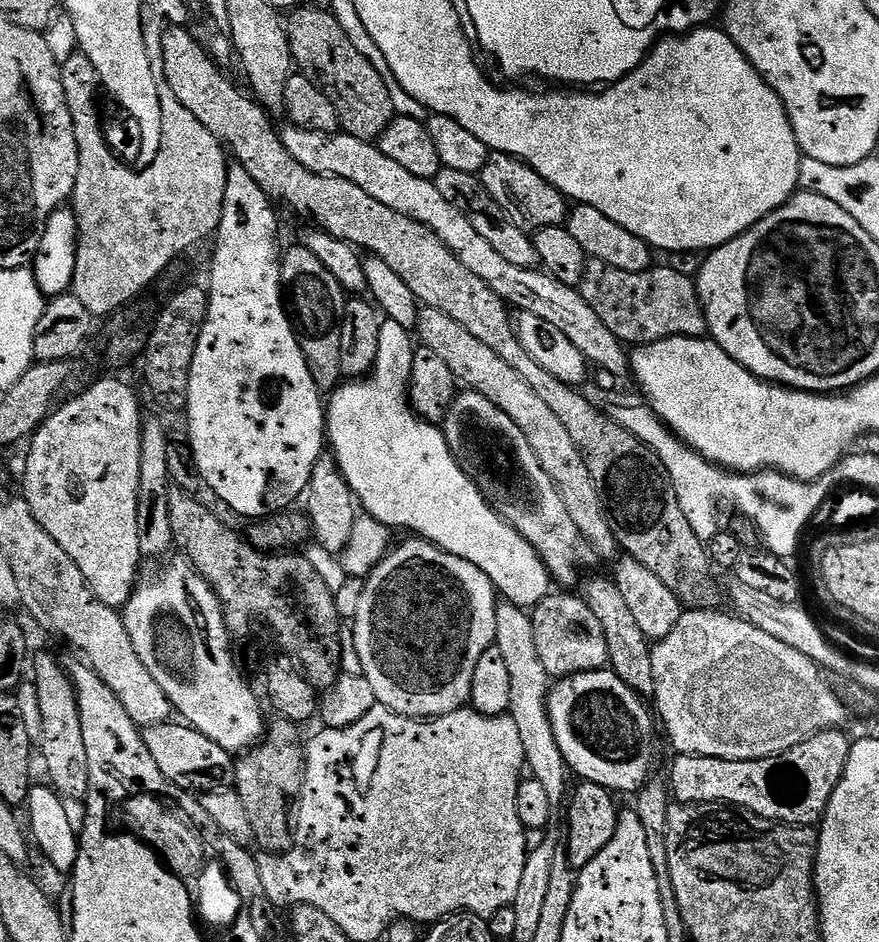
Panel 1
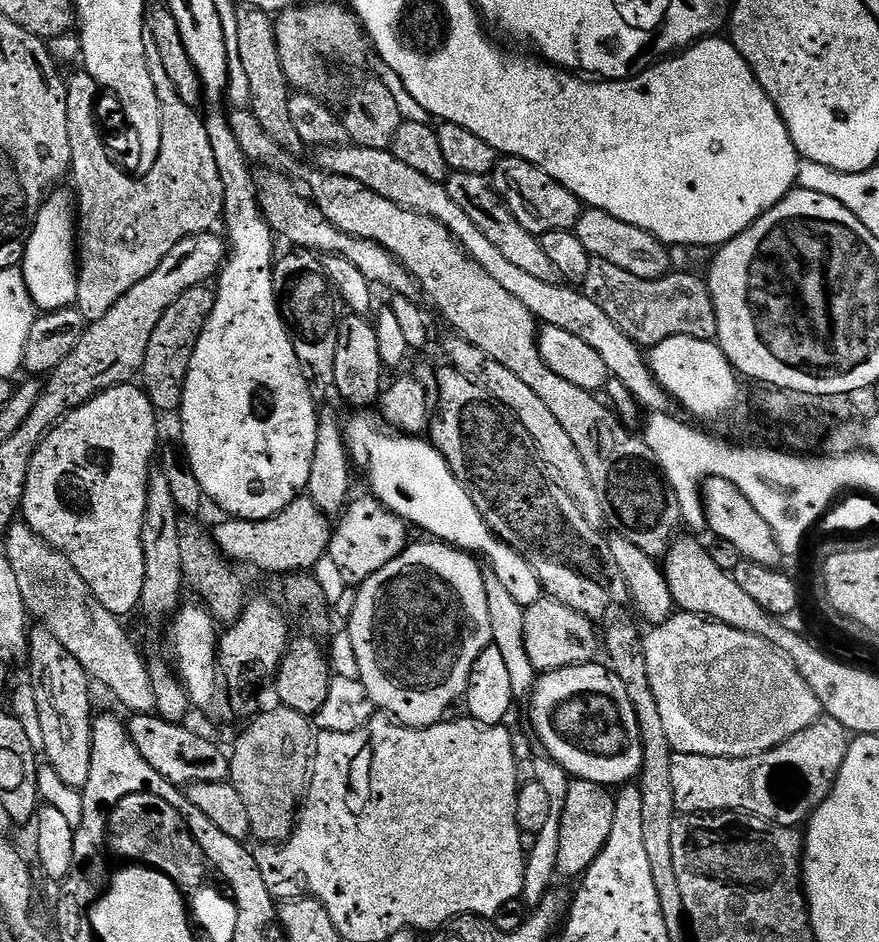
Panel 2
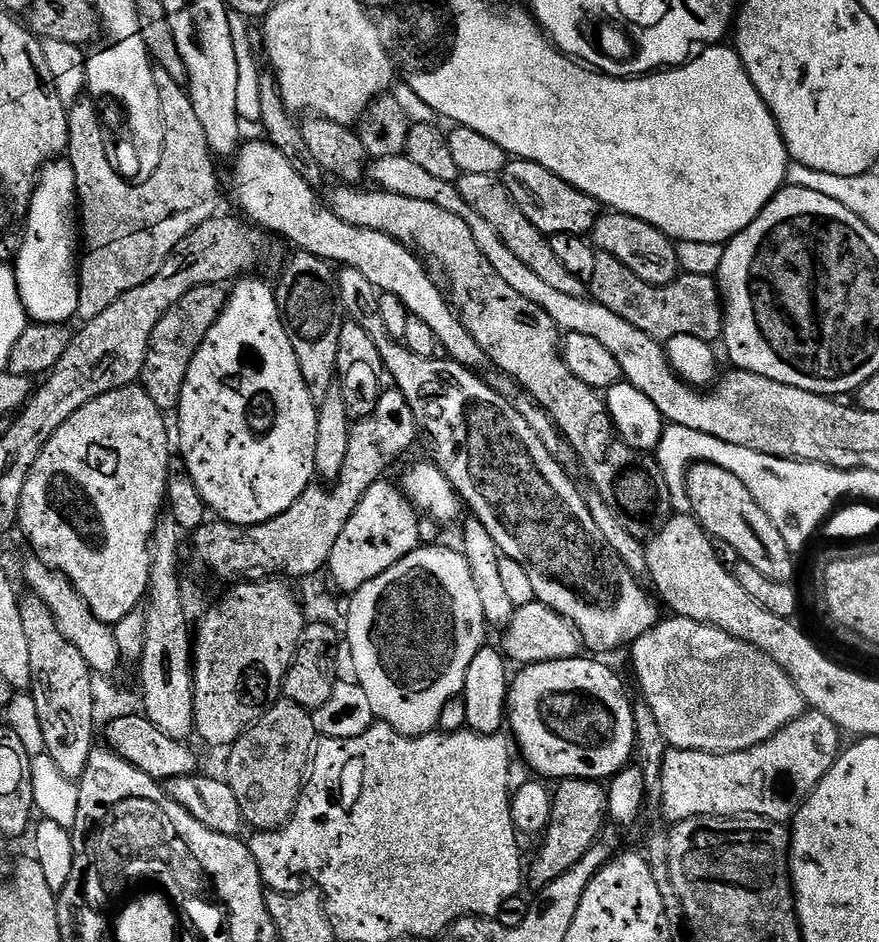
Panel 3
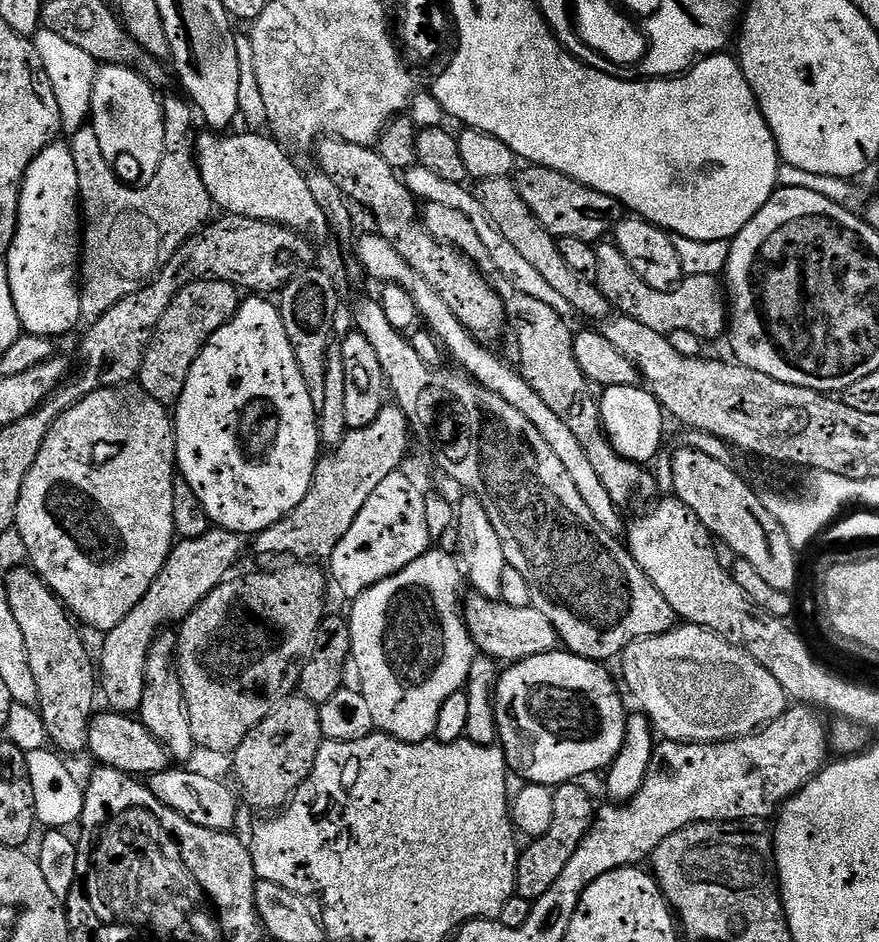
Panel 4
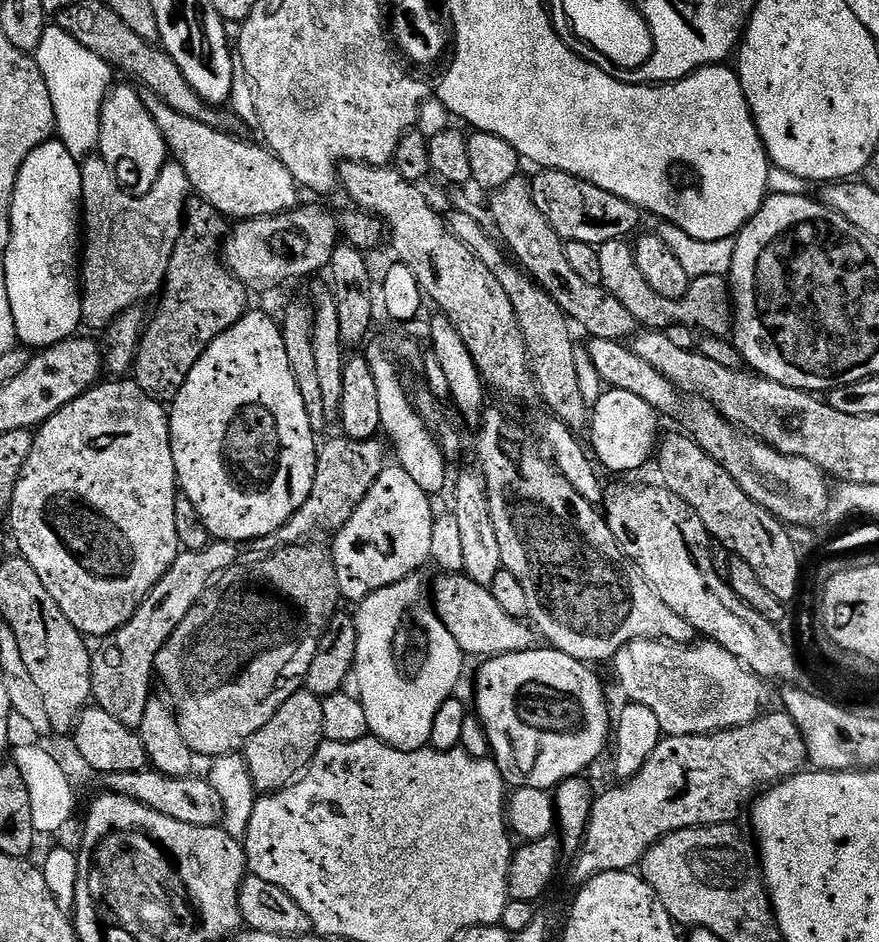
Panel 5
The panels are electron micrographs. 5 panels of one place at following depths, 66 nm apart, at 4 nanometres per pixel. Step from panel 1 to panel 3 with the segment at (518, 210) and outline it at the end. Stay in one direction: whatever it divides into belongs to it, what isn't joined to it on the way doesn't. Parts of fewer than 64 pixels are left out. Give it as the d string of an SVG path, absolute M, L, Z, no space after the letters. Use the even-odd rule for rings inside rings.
M509 159L502 179L518 210L522 210L522 214L526 214L526 218L530 218L530 222L547 237L554 234L587 237L602 214L602 206L594 197L570 186L570 182L558 178L558 174L546 170L546 166L538 166L538 162Z

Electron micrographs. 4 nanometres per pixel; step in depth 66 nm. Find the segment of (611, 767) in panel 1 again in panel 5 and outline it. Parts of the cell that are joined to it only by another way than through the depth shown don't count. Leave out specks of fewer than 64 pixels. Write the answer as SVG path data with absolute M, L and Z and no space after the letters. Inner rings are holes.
M533 646L524 652L515 652L505 656L493 656L485 659L476 676L476 709L475 715L479 717L480 724L484 727L491 759L496 761L500 776L505 785L517 788L543 788L545 790L555 789L564 780L571 780L584 774L584 771L599 758L604 752L604 747L609 747L610 737L614 732L614 716L608 713L608 700L604 697L604 684L591 672L589 665L582 660L570 658L570 654L562 654L551 646Z

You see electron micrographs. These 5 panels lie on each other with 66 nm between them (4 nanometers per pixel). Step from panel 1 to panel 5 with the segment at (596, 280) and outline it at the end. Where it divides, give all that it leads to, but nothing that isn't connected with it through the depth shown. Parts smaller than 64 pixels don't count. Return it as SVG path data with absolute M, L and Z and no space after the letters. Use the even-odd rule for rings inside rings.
M627 239L611 240L598 247L598 258L602 265L602 287L607 290L614 298L618 298L618 302L622 302L622 306L626 306L626 310L630 310L630 314L634 314L637 325L643 326L648 330L673 330L681 324L684 330L692 330L688 328L701 328L704 334L712 338L724 338L733 331L734 328L734 305L732 303L732 289L729 281L723 276L706 276L698 277L694 280L694 292L696 288L696 304L688 304L689 302L681 302L679 300L671 300L670 298L662 298L662 294L650 290L650 282L646 282L646 278L642 278L642 270L638 270L638 262L636 261L636 253L633 245Z

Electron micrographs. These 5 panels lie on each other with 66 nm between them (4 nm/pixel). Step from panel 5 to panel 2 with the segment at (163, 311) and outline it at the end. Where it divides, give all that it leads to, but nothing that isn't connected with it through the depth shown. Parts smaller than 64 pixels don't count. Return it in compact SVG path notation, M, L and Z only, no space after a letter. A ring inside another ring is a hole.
M201 286L193 288L191 292L182 294L170 310L158 322L150 346L146 346L146 362L142 369L142 387L148 393L150 402L156 407L157 413L179 413L180 403L184 397L184 383L186 374L190 370L190 358L194 358L194 350L198 346L198 338L212 317L216 305L216 294L211 287Z

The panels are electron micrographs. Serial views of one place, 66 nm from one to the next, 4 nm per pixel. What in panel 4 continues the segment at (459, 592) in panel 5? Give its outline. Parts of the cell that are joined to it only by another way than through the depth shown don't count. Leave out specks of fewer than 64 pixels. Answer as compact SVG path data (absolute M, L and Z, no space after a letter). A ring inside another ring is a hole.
M475 594L469 597L462 604L464 624L483 655L497 662L515 662L557 651L558 637L554 626L550 626L550 622L542 614L538 614L536 608L515 608Z

